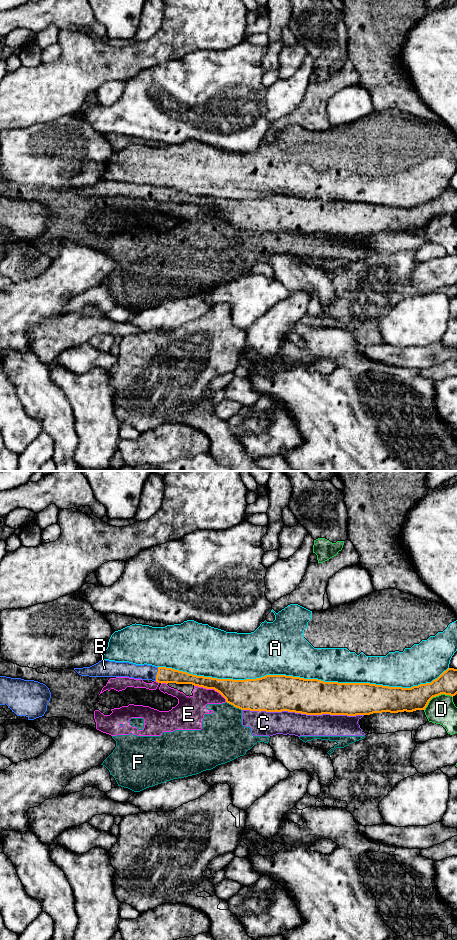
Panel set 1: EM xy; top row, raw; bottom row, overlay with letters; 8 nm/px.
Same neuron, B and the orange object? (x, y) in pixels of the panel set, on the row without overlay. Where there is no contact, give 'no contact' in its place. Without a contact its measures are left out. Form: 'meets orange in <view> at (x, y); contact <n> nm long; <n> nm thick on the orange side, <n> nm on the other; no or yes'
meets orange in xy at (157, 194); contact 110 nm long; 130 nm thick on the orange side, 130 nm on the other; yes

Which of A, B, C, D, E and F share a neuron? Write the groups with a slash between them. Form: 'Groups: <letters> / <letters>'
Groups: A / B / C E F / D

